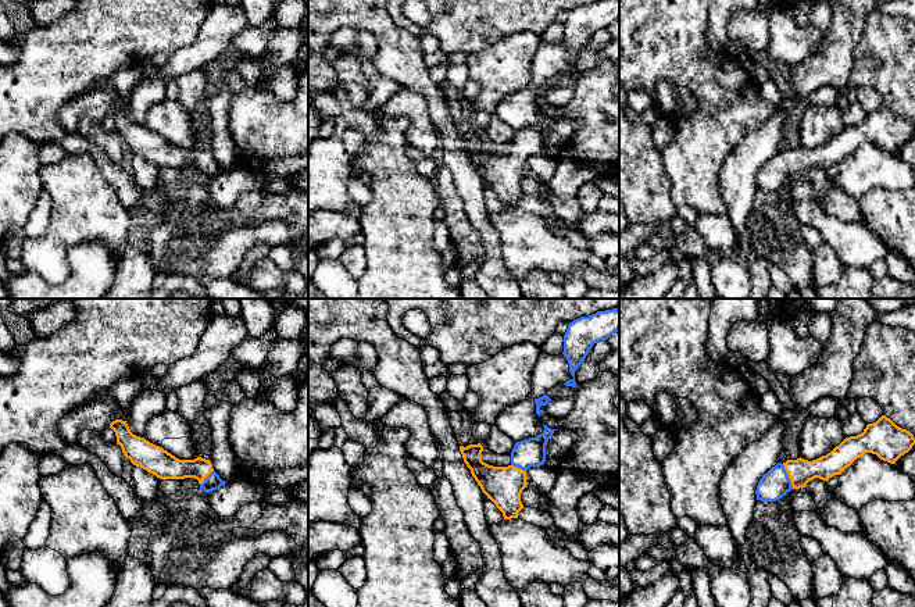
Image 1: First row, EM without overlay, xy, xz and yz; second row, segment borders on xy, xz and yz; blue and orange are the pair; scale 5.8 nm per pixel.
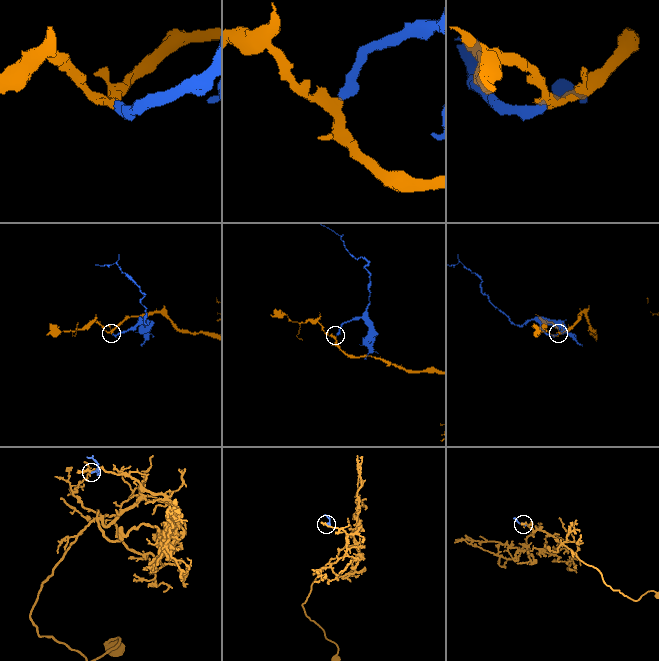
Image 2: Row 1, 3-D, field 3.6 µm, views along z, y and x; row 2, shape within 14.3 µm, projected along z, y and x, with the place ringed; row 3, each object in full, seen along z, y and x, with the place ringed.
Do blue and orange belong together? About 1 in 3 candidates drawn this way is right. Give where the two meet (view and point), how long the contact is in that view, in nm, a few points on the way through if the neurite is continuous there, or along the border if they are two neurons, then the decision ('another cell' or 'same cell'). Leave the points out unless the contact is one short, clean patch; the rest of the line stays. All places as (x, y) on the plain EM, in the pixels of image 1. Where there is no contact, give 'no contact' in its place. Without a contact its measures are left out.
meets blue in yz at (787, 165); contact 160 nm long; runs through yz (775, 172), (787, 165), (800, 160); same cell

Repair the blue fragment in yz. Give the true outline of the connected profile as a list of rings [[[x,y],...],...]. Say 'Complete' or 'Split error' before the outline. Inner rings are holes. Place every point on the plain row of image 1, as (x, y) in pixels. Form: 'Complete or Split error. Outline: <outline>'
Split error. Outline: [[[882,104],[876,111],[868,113],[862,122],[846,126],[826,144],[812,150],[800,146],[783,153],[778,151],[759,168],[755,179],[757,189],[776,190],[791,178],[805,176],[815,167],[828,171],[865,142],[876,143],[880,149],[896,153],[914,133],[915,126],[909,119]]]

